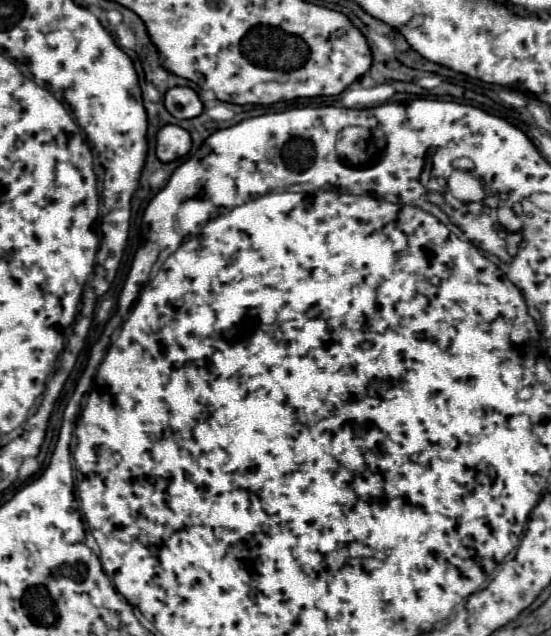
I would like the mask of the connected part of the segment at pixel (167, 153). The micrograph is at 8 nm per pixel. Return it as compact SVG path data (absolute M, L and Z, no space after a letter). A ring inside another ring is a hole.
M167 124L157 132L157 158L161 162L171 162L183 158L191 148L191 136L187 130L175 124Z

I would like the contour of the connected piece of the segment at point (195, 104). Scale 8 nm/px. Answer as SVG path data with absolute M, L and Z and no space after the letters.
M175 86L175 88L167 90L163 96L163 102L165 102L165 108L169 110L169 114L173 114L179 120L195 118L203 112L203 104L201 104L199 96L195 94L195 90L187 88L187 86Z

